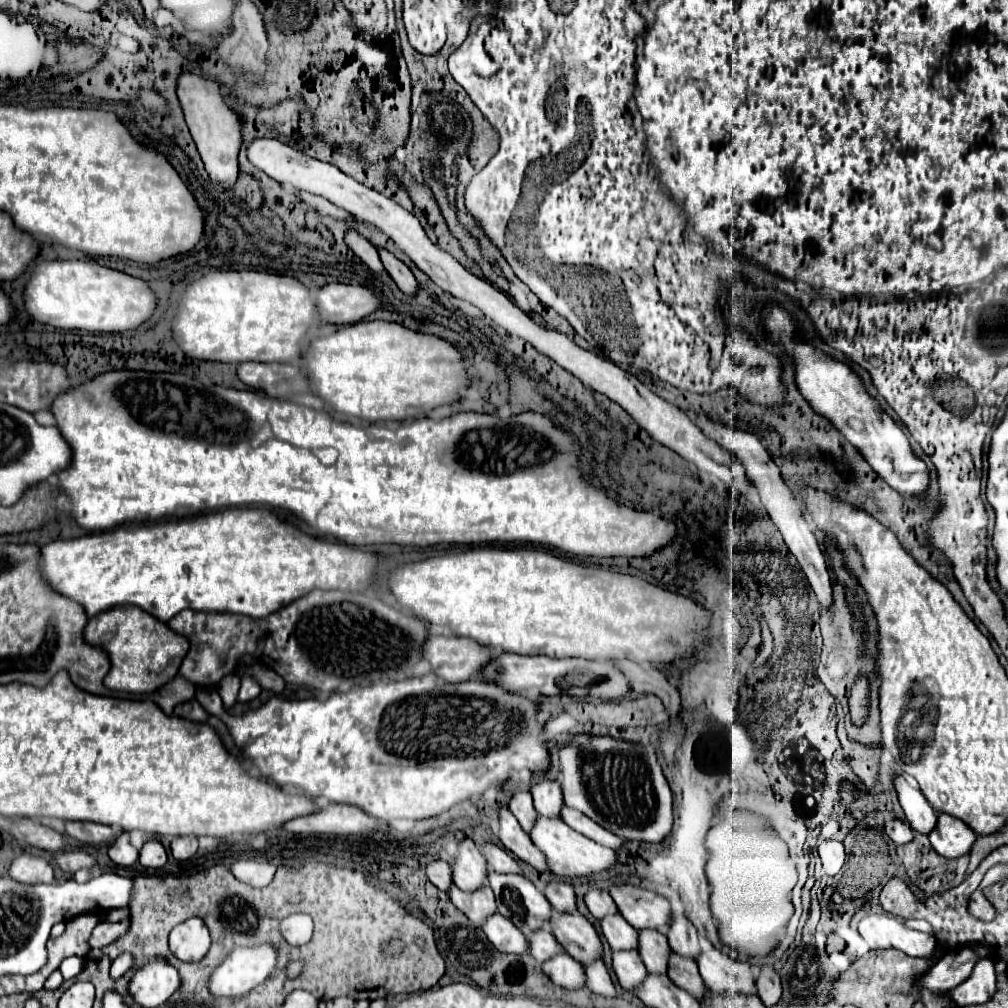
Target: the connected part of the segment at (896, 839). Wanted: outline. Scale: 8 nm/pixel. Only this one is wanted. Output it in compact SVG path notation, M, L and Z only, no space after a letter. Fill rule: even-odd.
M886 818L884 830L886 830L886 834L890 836L890 840L892 840L894 844L906 844L906 842L912 840L910 824L904 822L904 820L898 820L898 818Z

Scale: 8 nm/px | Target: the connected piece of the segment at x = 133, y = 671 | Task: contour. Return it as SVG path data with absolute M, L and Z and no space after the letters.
M118 606L90 618L84 628L84 640L90 646L102 648L110 658L112 666L104 678L104 686L128 694L150 694L172 682L188 652L188 640L184 636L172 632L164 622L158 622L144 610L134 610L134 606Z

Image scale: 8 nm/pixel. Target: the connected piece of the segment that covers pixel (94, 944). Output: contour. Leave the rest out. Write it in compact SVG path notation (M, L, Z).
M102 922L102 924L96 926L96 930L94 930L90 936L90 947L92 949L102 949L104 946L108 946L112 940L120 938L126 930L128 930L128 922L120 922L120 924Z

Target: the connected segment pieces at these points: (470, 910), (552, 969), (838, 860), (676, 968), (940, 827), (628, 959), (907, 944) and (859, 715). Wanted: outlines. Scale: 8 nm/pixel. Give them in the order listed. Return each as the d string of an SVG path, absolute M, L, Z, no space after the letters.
M450 884L448 896L452 900L452 904L462 910L474 924L482 924L490 914L496 912L496 902L494 902L494 892L490 890L488 884L484 884L482 888L474 890L474 892L464 892L458 890L458 886Z
M564 950L556 954L556 958L550 958L542 964L542 970L550 976L550 980L562 988L574 990L584 986L584 968L578 964L570 954Z
M826 840L826 842L822 842L818 846L818 854L822 858L824 872L828 876L836 876L840 872L842 864L844 864L844 858L846 858L842 842L838 842L838 840Z
M670 952L670 958L668 958L668 976L670 976L670 980L676 986L680 986L682 990L686 990L688 994L692 994L694 998L698 998L702 1002L706 986L704 986L700 974L698 974L696 960L682 958L680 954Z
M938 814L938 822L928 836L934 850L946 858L958 858L966 854L976 840L976 834L972 834L964 822L950 814Z
M612 950L612 968L624 990L634 990L648 972L638 950Z
M872 914L860 920L858 934L866 940L870 950L884 950L884 948L898 948L914 958L926 958L930 966L936 964L936 940L930 934L916 932L904 926L902 918L896 914Z
M858 676L854 688L852 688L852 696L850 696L850 714L852 714L852 722L854 724L862 724L866 720L866 704L868 704L868 684L864 676Z

